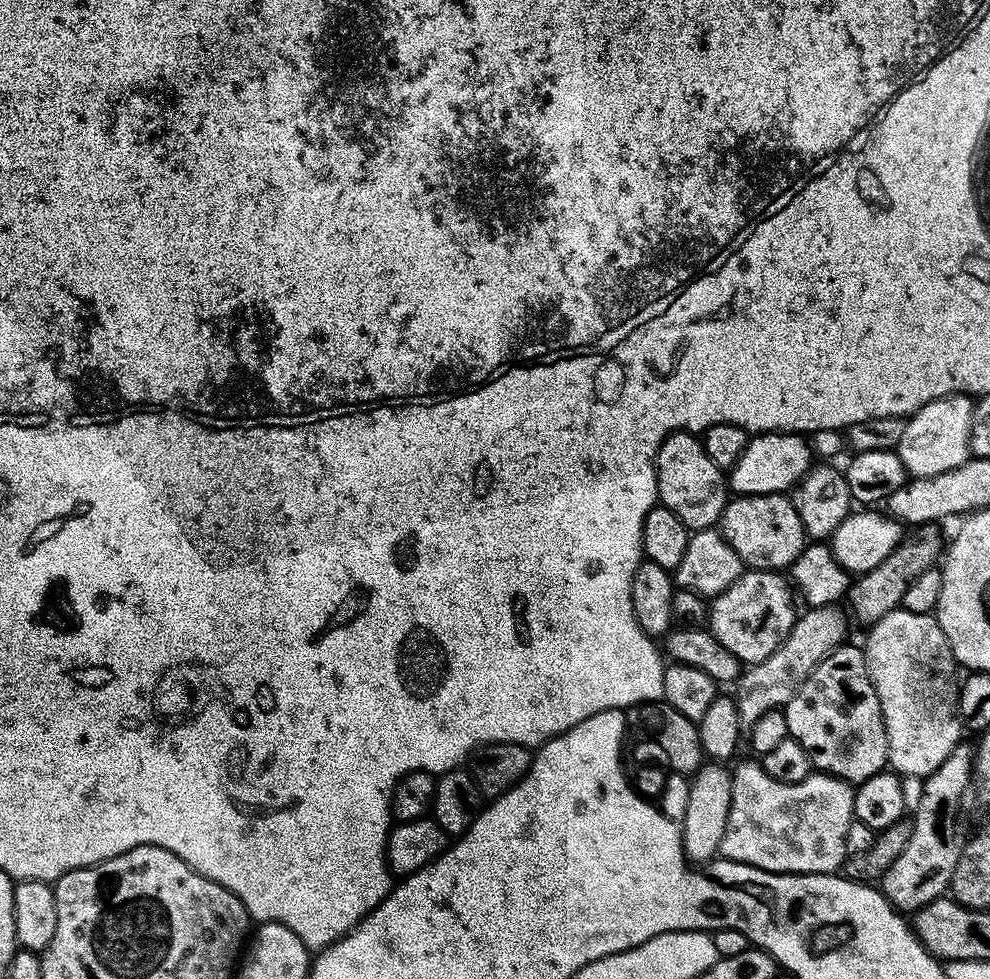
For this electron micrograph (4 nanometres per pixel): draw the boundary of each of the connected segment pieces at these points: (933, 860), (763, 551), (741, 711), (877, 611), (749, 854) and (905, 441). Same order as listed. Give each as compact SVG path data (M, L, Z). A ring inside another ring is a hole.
M964 747L955 748L946 758L946 762L942 762L942 766L938 766L938 770L923 777L922 798L911 817L910 842L906 842L906 850L902 850L898 862L894 862L894 866L890 866L890 870L886 870L886 874L878 882L880 891L892 903L892 907L901 913L915 913L916 909L934 902L939 896L945 895L949 891L954 866L958 866L960 851L964 849L966 843L965 833L960 833L960 807L964 804L964 795L967 792L969 795L970 785L974 780L974 752L971 747Z
M782 492L733 495L720 516L718 530L745 566L762 572L791 569L806 543L802 518L798 518L798 510L794 510L791 495Z
M836 606L808 608L801 611L790 634L762 662L745 667L734 685L736 716L741 725L750 726L762 718L762 714L783 709L794 698L794 694L806 682L806 678L830 653L849 639L849 617ZM736 691L736 692L735 692Z
M939 523L921 524L913 527L900 541L900 545L892 551L890 558L886 562L878 562L874 570L857 575L851 581L846 597L847 611L852 613L853 619L863 626L877 624L883 616L895 612L902 605L902 594L906 594L906 589L910 587L910 582L914 578L937 567L941 563L946 552L946 536L940 533Z
M744 760L730 772L730 814L726 818L726 834L722 834L719 855L726 860L742 862L767 872L789 874L832 874L846 859L846 826L853 820L854 788L847 780L816 772L802 782L778 782L764 773L753 760Z
M957 394L931 400L912 413L906 434L902 434L902 442L895 449L909 477L942 474L943 471L962 466L970 459L973 407L971 395Z

